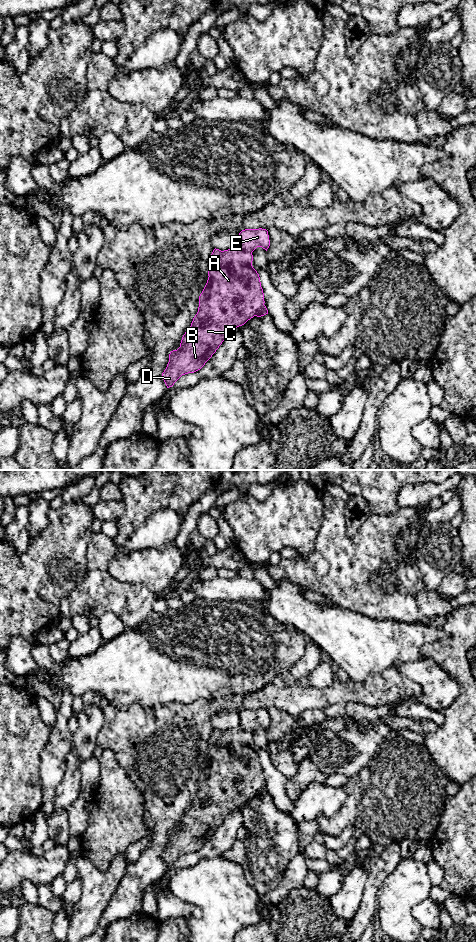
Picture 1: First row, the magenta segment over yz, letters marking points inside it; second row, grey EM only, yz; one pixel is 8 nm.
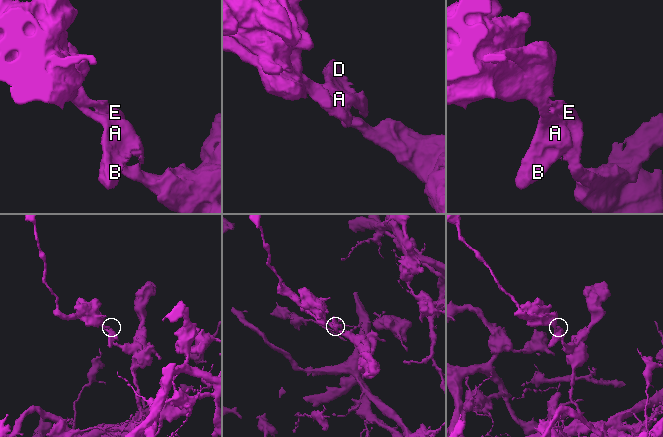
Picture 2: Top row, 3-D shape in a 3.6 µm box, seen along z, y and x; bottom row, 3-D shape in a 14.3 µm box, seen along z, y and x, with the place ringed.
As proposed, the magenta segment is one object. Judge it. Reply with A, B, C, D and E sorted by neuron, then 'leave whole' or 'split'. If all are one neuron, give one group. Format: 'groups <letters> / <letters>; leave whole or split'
groups A B C D / E; split

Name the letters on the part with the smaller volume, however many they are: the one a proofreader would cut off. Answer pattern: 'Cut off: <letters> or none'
Cut off: A, B, C, D

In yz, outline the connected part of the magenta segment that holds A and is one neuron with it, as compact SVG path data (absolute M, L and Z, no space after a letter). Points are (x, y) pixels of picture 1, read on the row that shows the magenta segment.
M241 247L221 251L214 249L208 262L208 280L199 296L198 312L193 318L191 326L182 337L180 347L169 354L169 362L162 373L162 378L167 388L182 376L200 370L216 352L229 333L239 326L244 325L253 318L264 305L264 293L261 287L260 277L252 266L253 255Z

